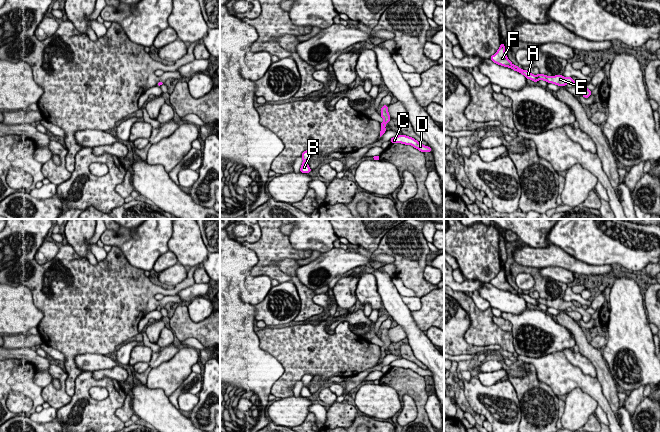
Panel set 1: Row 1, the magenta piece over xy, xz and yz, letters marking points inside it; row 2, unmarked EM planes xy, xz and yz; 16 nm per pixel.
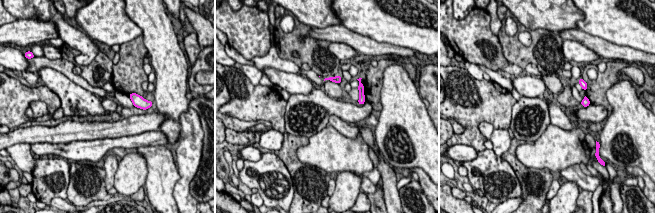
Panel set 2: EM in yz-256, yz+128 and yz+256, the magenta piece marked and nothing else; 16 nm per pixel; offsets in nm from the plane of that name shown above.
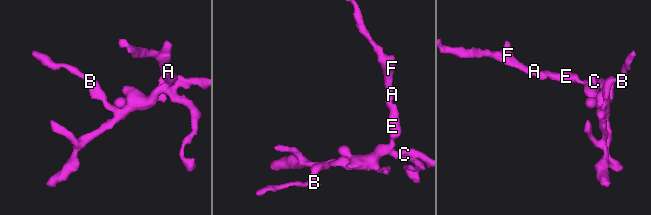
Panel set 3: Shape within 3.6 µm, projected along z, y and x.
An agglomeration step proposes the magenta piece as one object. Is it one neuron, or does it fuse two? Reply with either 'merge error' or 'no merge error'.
no merge error

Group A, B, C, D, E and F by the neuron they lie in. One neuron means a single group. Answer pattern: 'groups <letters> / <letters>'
groups A B C D E F

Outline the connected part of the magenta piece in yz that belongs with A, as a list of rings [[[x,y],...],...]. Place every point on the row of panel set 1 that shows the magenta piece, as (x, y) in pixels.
[[[501,43],[498,51],[494,55],[492,55],[490,57],[490,59],[498,65],[511,68],[514,71],[517,71],[517,72],[523,74],[527,79],[530,79],[534,82],[538,82],[539,80],[544,80],[548,83],[552,83],[552,84],[555,84],[558,86],[566,86],[568,83],[570,83],[572,86],[578,87],[581,90],[582,96],[584,98],[588,98],[592,94],[592,91],[590,91],[584,85],[583,82],[577,84],[574,82],[572,77],[566,78],[563,75],[546,76],[546,75],[540,74],[540,73],[538,75],[533,75],[528,70],[522,70],[519,68],[519,66],[513,65],[511,63],[511,61],[508,59],[508,57],[506,56],[504,43]]]

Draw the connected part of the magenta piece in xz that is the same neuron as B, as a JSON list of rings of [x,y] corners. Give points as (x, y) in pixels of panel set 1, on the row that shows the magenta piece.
[[[306,150],[306,151],[304,151],[302,153],[301,157],[303,159],[303,163],[301,165],[300,172],[302,172],[302,173],[310,173],[312,171],[310,169],[309,165],[306,163],[306,161],[308,159],[310,159],[312,155],[313,155],[313,152],[310,151],[310,150]]]

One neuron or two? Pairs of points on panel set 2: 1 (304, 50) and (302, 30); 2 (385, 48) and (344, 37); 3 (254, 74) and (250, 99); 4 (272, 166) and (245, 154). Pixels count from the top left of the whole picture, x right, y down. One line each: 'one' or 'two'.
1: one
2: one
3: two
4: two

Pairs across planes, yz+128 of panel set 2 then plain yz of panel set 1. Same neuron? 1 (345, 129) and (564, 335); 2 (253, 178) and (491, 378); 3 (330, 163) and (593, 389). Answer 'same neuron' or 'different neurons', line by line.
1: different neurons
2: different neurons
3: same neuron

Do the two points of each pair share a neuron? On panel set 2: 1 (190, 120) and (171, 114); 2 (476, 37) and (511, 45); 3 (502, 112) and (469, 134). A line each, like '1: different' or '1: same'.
1: different
2: different
3: same

